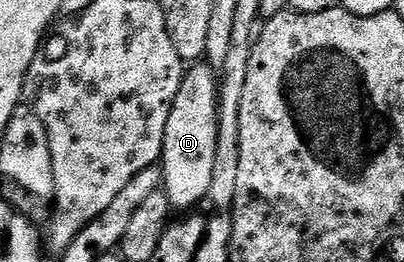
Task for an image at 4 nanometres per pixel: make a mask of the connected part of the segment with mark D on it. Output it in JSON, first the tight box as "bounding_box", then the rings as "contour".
{"bounding_box":[161,63,220,211],"contour":[[[195,63],[184,72],[177,99],[171,104],[169,123],[165,123],[161,189],[167,194],[172,210],[191,211],[209,189],[217,150],[220,88],[216,70],[206,63]]]}

